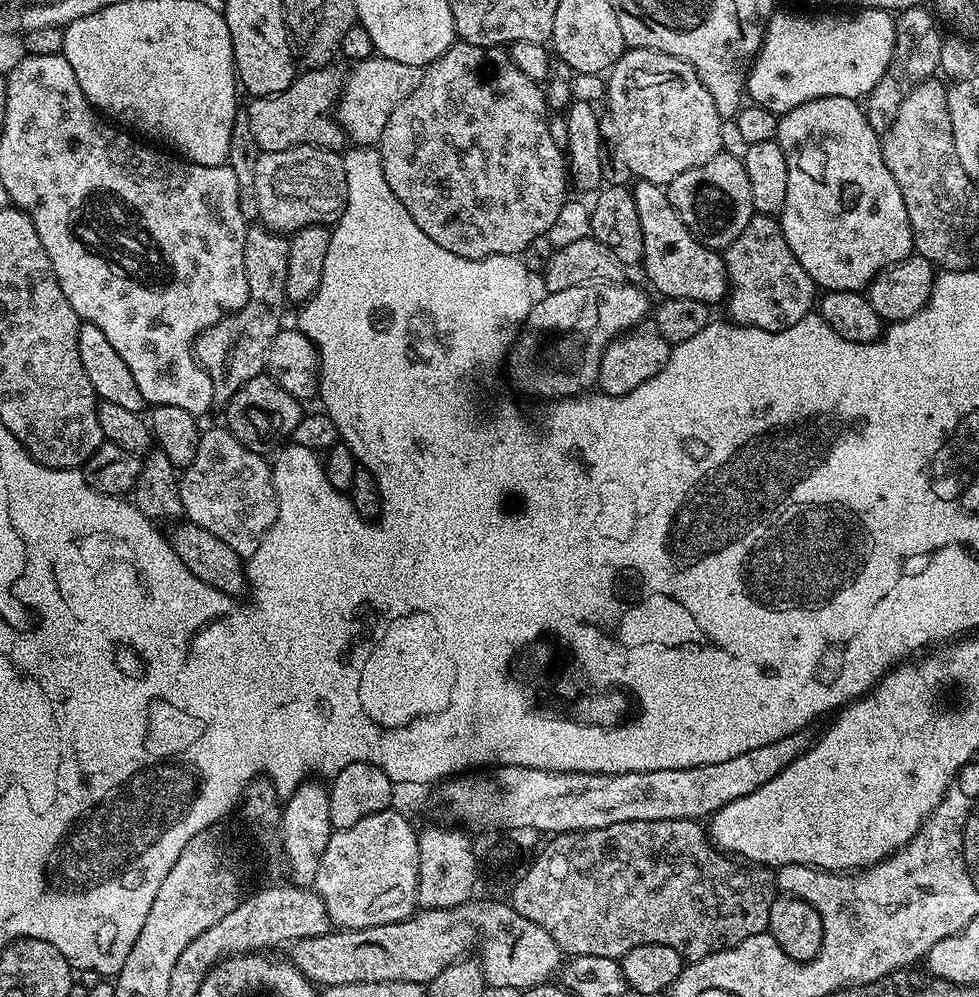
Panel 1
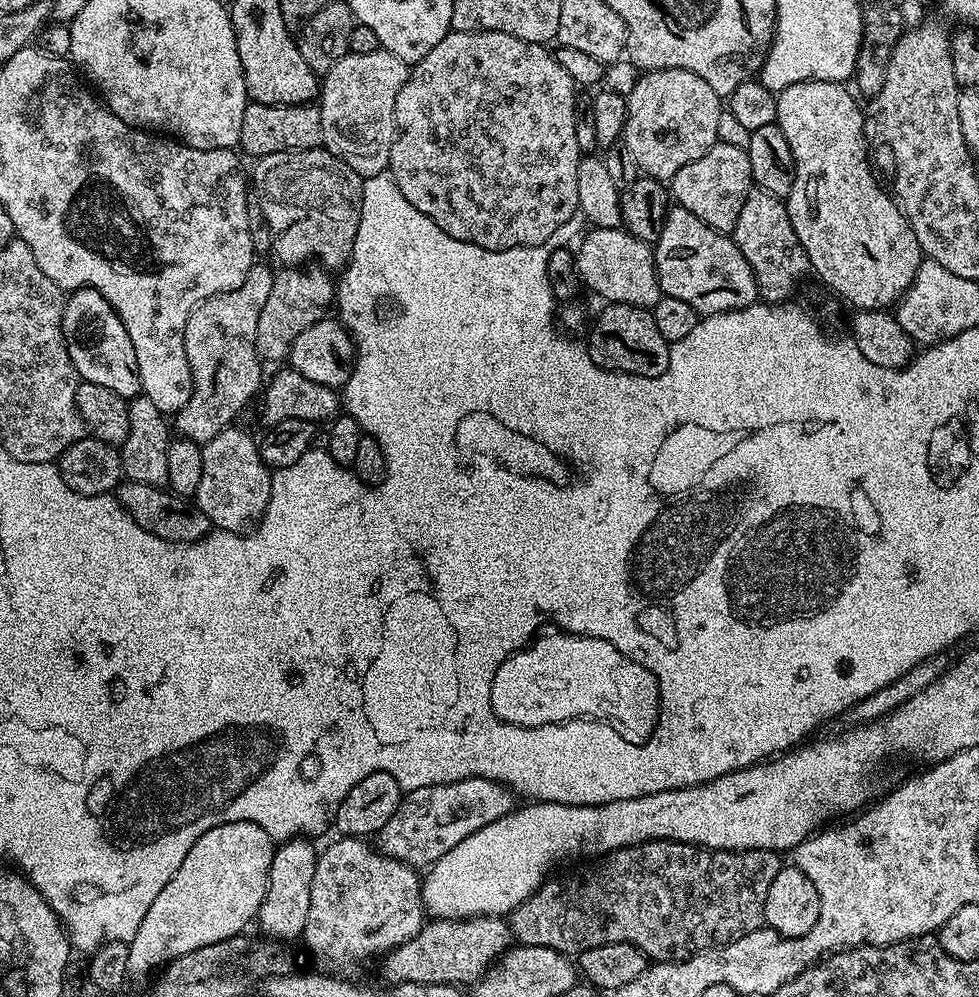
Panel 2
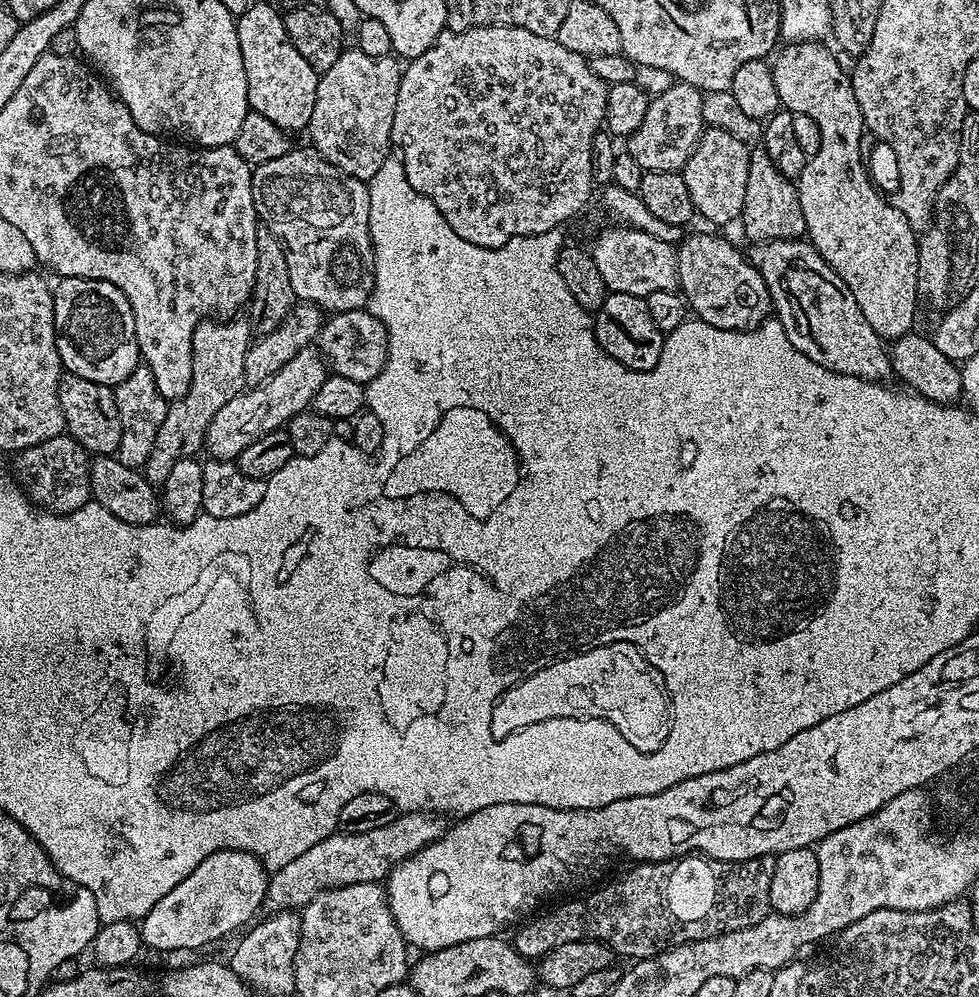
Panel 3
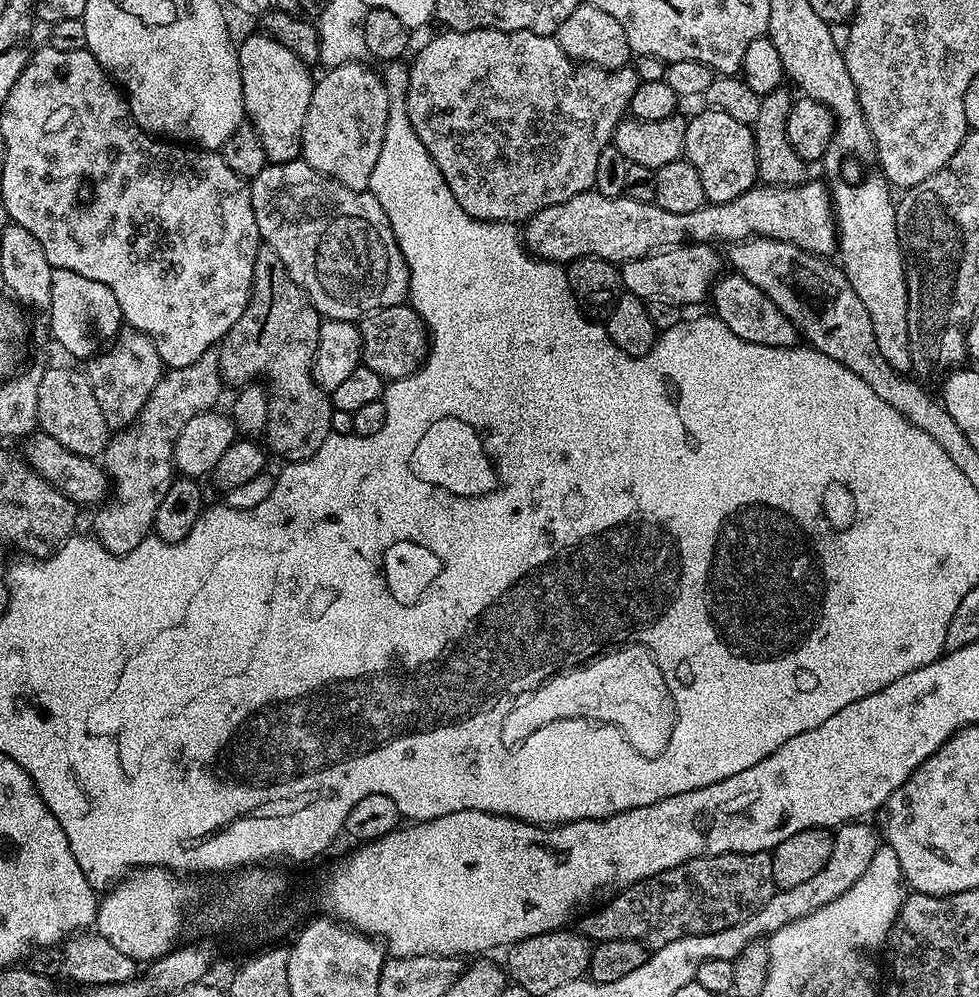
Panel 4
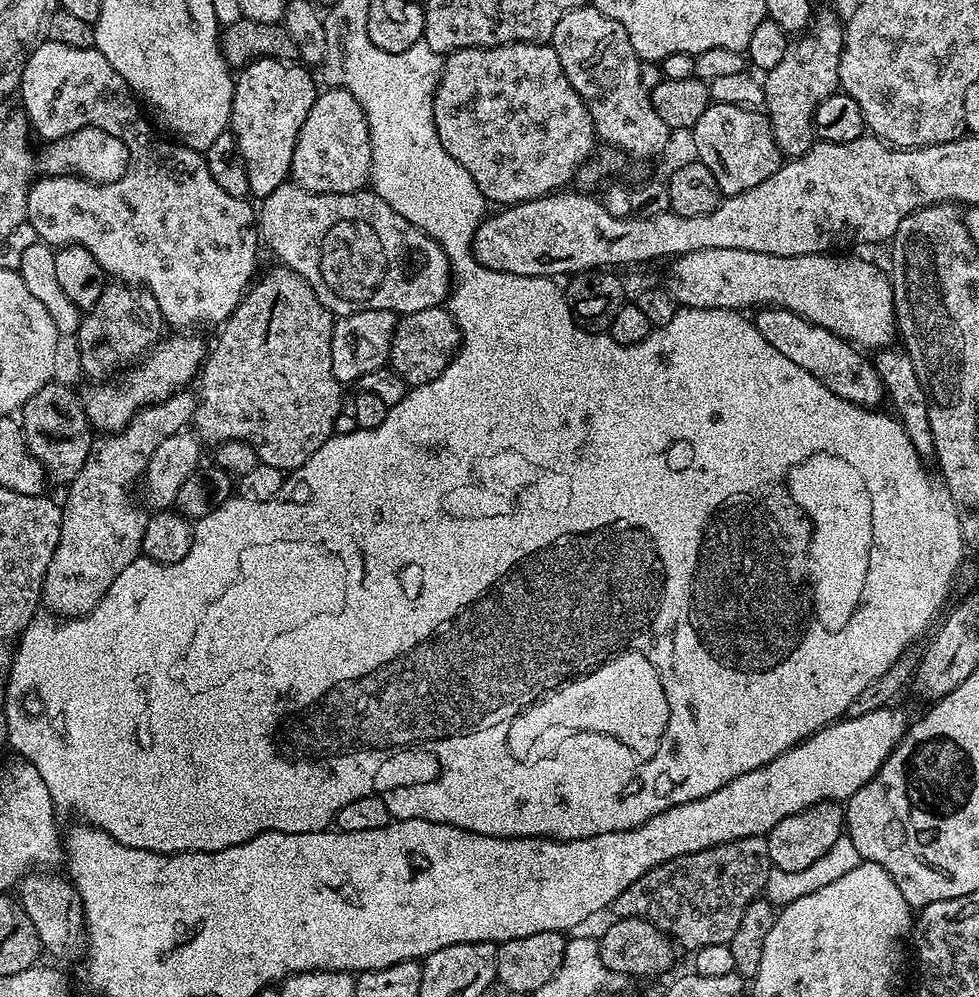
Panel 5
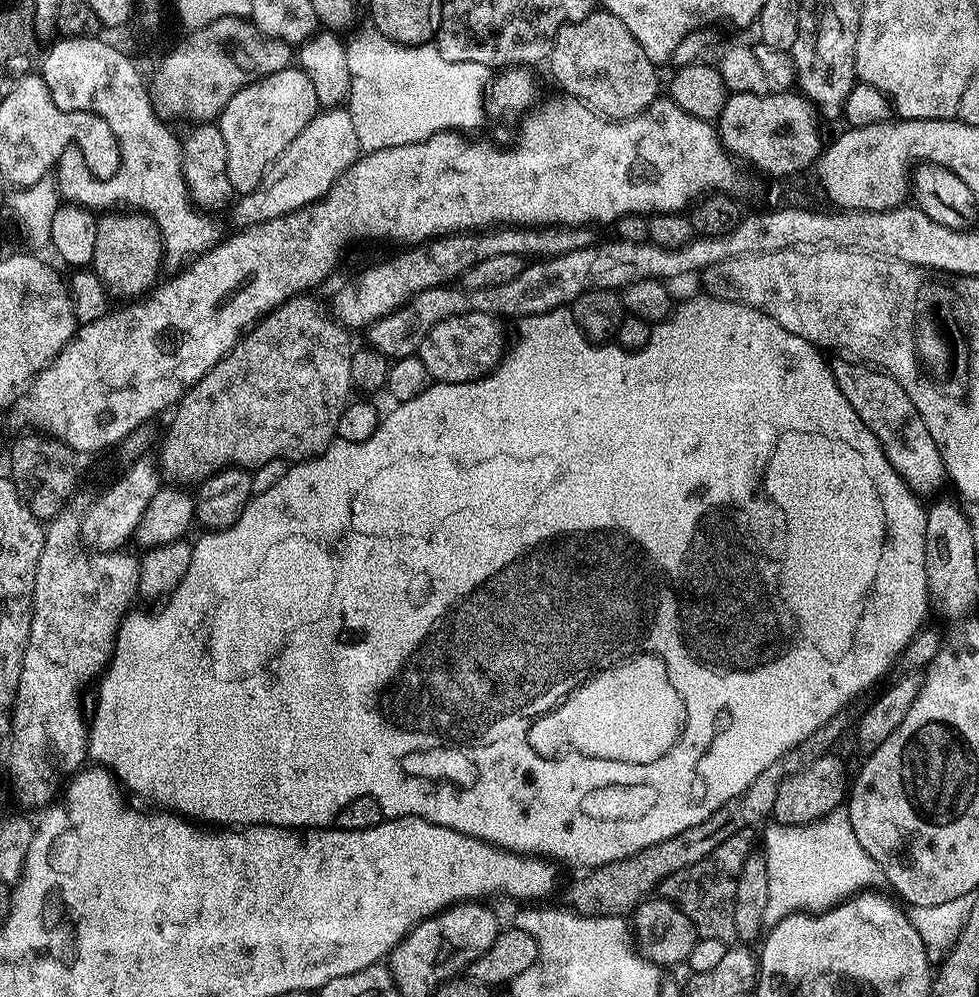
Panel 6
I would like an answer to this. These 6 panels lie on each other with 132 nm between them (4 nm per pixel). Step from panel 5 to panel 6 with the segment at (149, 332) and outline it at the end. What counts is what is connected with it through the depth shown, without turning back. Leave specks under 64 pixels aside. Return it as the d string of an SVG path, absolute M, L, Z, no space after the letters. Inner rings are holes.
M137 212L118 213L103 215L97 221L91 267L113 297L121 296L124 302L132 302L151 292L157 283L156 275L162 269L163 244L152 216Z

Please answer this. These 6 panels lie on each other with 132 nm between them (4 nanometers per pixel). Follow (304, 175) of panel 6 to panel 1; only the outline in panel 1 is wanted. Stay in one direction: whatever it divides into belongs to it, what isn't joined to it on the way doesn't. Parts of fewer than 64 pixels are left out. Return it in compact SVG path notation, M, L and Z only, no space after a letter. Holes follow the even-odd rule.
M374 54L368 60L357 60L342 80L340 100L336 104L336 120L344 129L345 137L356 146L372 146L377 143L390 122L390 114L422 82L424 68L406 66L406 62L394 62L390 58Z

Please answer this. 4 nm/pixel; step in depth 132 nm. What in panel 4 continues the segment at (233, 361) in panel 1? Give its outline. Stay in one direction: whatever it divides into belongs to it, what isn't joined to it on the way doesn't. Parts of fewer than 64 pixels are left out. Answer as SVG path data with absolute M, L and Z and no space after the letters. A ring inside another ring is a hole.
M216 350L202 354L190 366L167 369L158 386L154 386L146 406L142 406L142 414L135 424L117 431L109 439L104 447L102 467L114 487L107 503L95 509L91 529L106 550L122 556L139 549L140 543L153 531L158 502L166 498L166 490L170 490L174 479L172 455L178 434L190 418L213 411L219 405L216 403L220 400L220 384L220 354Z

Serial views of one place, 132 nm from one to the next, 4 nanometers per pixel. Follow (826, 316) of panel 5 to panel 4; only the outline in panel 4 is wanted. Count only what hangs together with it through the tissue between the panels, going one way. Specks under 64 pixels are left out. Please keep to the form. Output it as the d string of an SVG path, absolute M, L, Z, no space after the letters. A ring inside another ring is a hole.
M678 244L674 248L662 248L648 256L628 260L619 265L620 283L623 291L637 296L645 302L649 300L668 300L672 304L687 306L700 304L709 299L713 284L721 275L721 253L715 252L709 244Z

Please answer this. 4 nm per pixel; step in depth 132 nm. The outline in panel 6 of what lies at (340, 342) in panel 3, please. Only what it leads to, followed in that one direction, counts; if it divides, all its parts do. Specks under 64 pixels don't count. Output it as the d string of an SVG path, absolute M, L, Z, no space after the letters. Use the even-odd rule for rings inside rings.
M463 312L435 324L420 343L418 355L433 381L461 384L488 375L504 359L504 328L488 312Z

